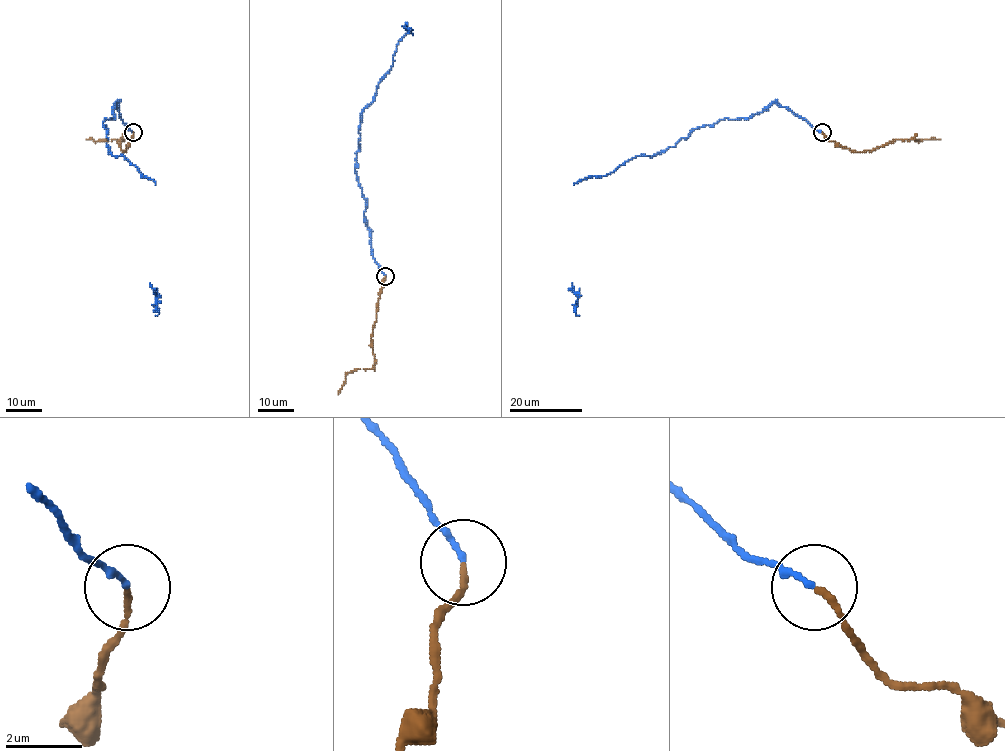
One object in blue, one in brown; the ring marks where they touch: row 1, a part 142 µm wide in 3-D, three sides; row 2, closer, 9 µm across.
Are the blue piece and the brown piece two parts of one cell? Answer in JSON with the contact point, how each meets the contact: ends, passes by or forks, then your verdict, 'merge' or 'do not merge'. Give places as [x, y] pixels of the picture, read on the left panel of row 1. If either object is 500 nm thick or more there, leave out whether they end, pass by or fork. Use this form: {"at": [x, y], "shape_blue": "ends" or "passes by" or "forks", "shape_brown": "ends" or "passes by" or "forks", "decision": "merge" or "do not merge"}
{"at": [133, 132], "shape_blue": "ends", "shape_brown": "ends", "decision": "merge"}

